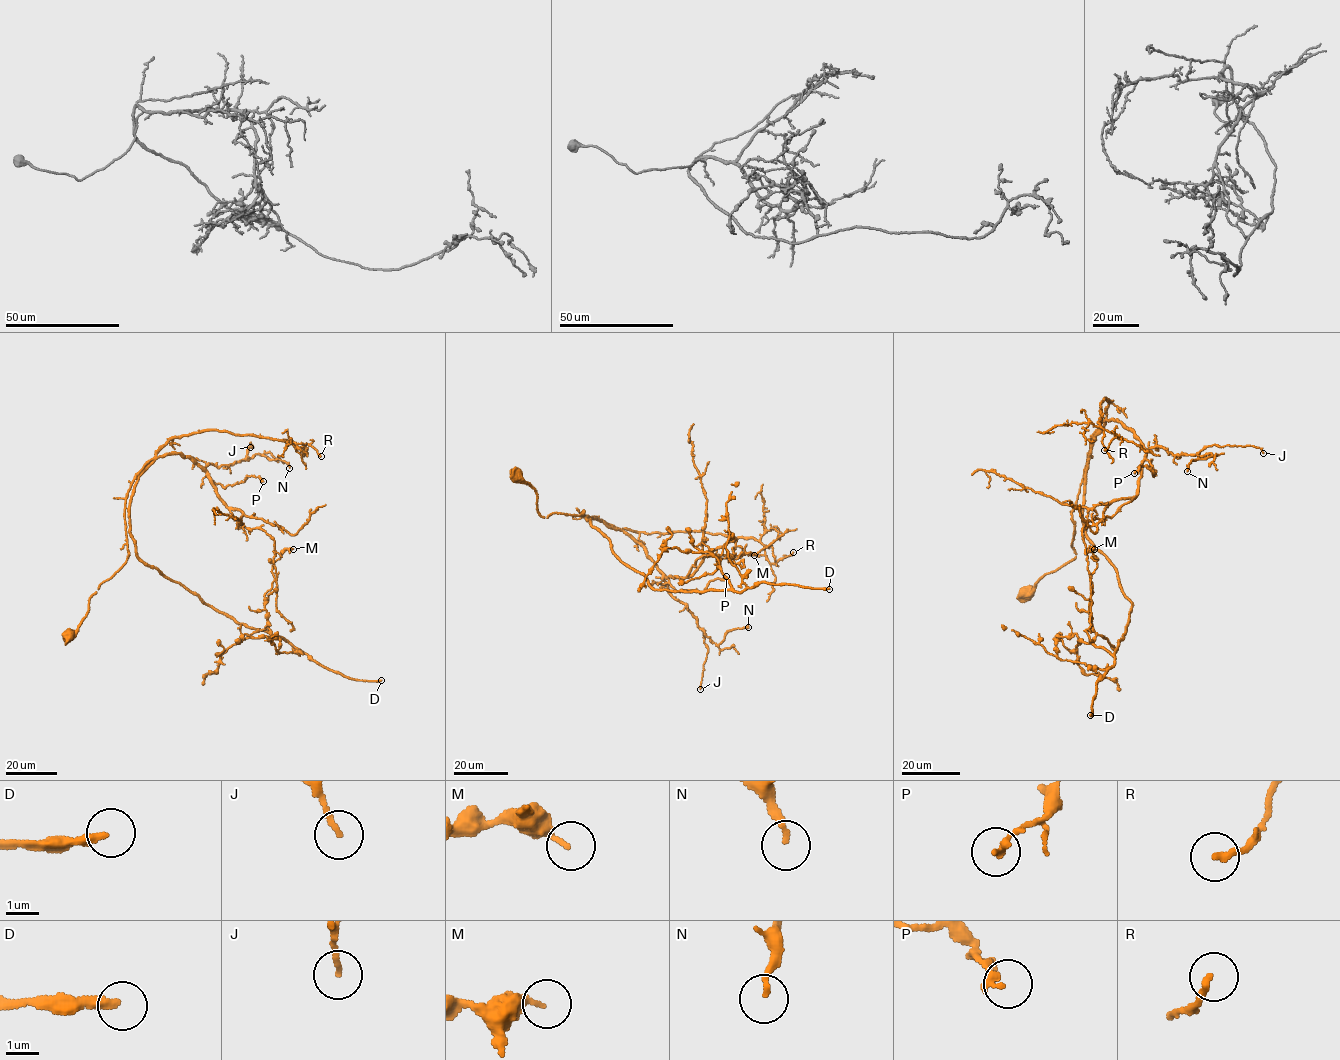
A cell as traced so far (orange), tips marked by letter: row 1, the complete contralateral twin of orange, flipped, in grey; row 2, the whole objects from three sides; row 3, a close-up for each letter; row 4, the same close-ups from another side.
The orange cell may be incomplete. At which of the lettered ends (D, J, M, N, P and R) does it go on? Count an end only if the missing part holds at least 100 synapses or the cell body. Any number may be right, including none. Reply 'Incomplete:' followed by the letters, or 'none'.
Incomplete: D

